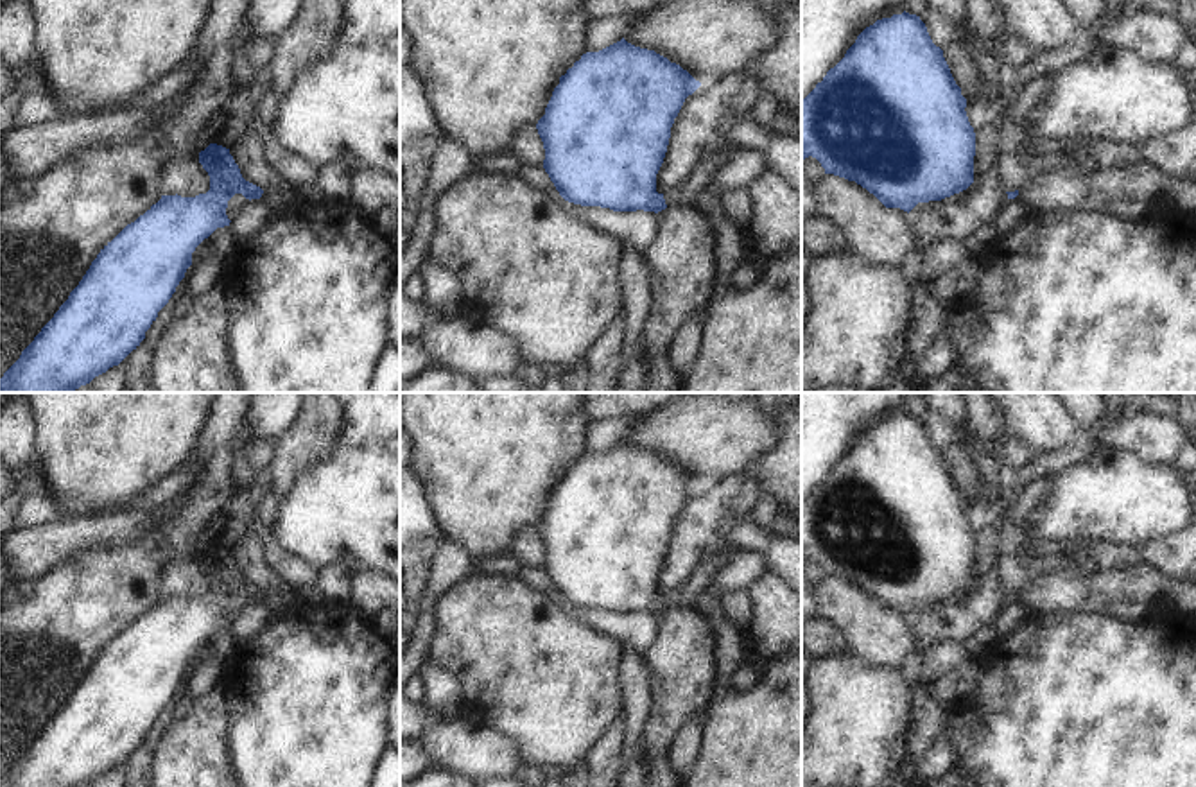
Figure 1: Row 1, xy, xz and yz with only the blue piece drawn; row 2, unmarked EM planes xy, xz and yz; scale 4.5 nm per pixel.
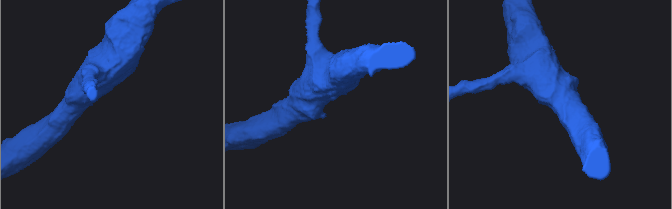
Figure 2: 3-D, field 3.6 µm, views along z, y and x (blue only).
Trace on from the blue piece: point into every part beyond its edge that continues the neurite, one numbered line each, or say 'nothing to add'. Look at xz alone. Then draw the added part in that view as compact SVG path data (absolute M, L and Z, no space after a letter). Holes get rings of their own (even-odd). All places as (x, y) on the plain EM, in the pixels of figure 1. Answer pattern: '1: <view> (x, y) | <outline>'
nothing to add

